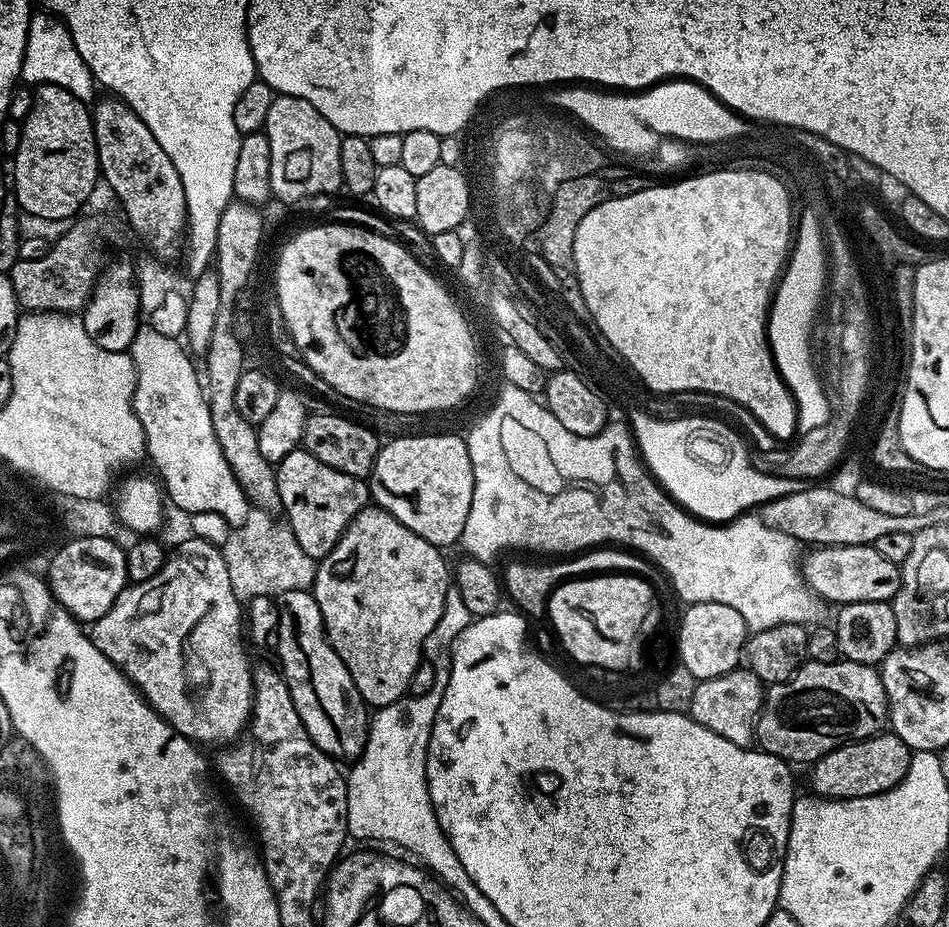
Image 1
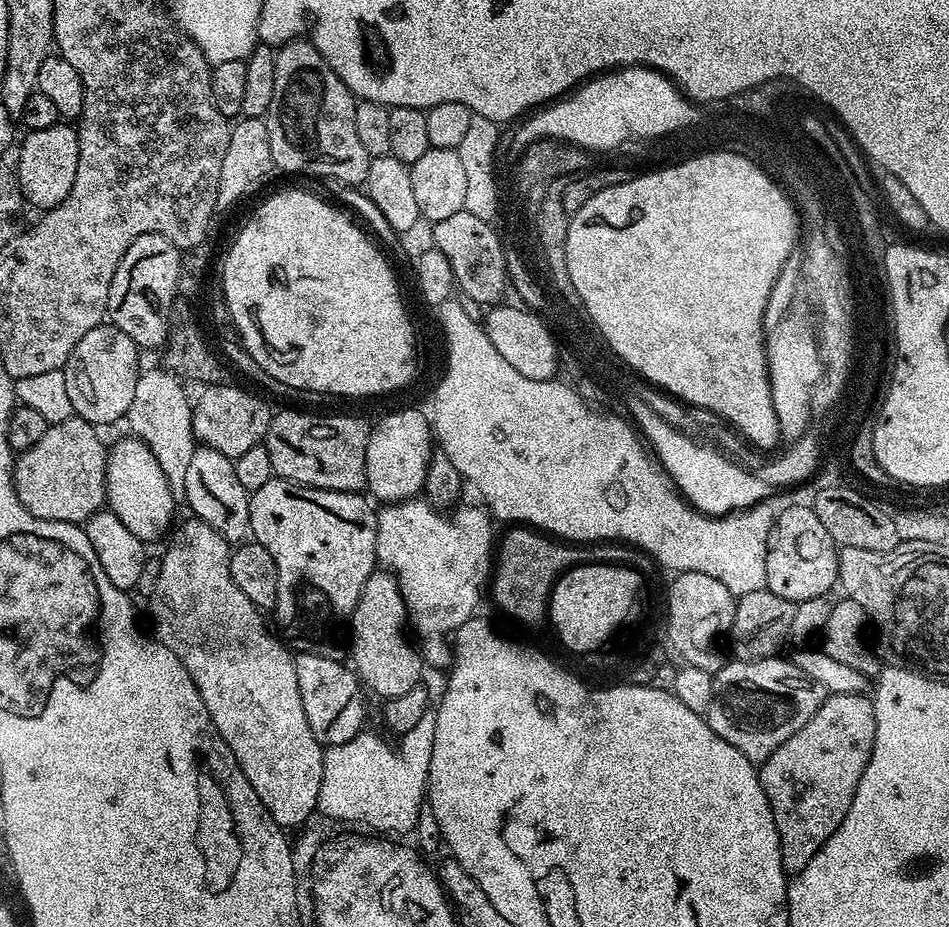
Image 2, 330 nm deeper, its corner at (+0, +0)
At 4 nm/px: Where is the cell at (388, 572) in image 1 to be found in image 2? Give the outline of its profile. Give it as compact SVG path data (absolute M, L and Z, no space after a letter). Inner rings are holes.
M377 570L362 586L356 608L350 617L352 624L351 667L360 677L363 687L369 693L377 692L380 698L406 694L416 684L421 683L422 661L413 641L404 637L406 613L404 599L396 578L387 570Z

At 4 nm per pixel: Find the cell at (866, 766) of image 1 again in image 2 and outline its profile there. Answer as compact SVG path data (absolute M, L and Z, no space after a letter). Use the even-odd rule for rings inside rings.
M838 694L825 695L820 701L818 710L770 758L759 765L760 785L770 802L770 810L774 814L774 826L778 830L778 842L782 854L782 866L785 873L795 874L806 870L806 862L818 854L818 850L842 826L842 818L846 818L846 810L850 810L850 802L854 802L854 790L858 790L858 782L862 778L862 770L866 770L866 762L870 762L870 754L874 746L874 706L867 695Z

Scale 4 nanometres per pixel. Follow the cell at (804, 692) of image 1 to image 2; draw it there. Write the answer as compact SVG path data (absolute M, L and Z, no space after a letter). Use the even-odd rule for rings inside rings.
M732 658L712 677L714 698L710 698L710 706L706 713L710 730L726 738L726 742L730 742L734 750L742 750L742 754L746 754L750 763L757 766L763 764L766 758L770 758L770 754L774 754L774 750L778 750L778 746L782 746L782 742L786 742L790 734L802 730L802 726L810 722L810 718L818 710L822 699L821 689L817 688L810 678L806 678L806 674L802 674L802 670L798 670L798 666L794 666L791 659L780 659L738 660Z

